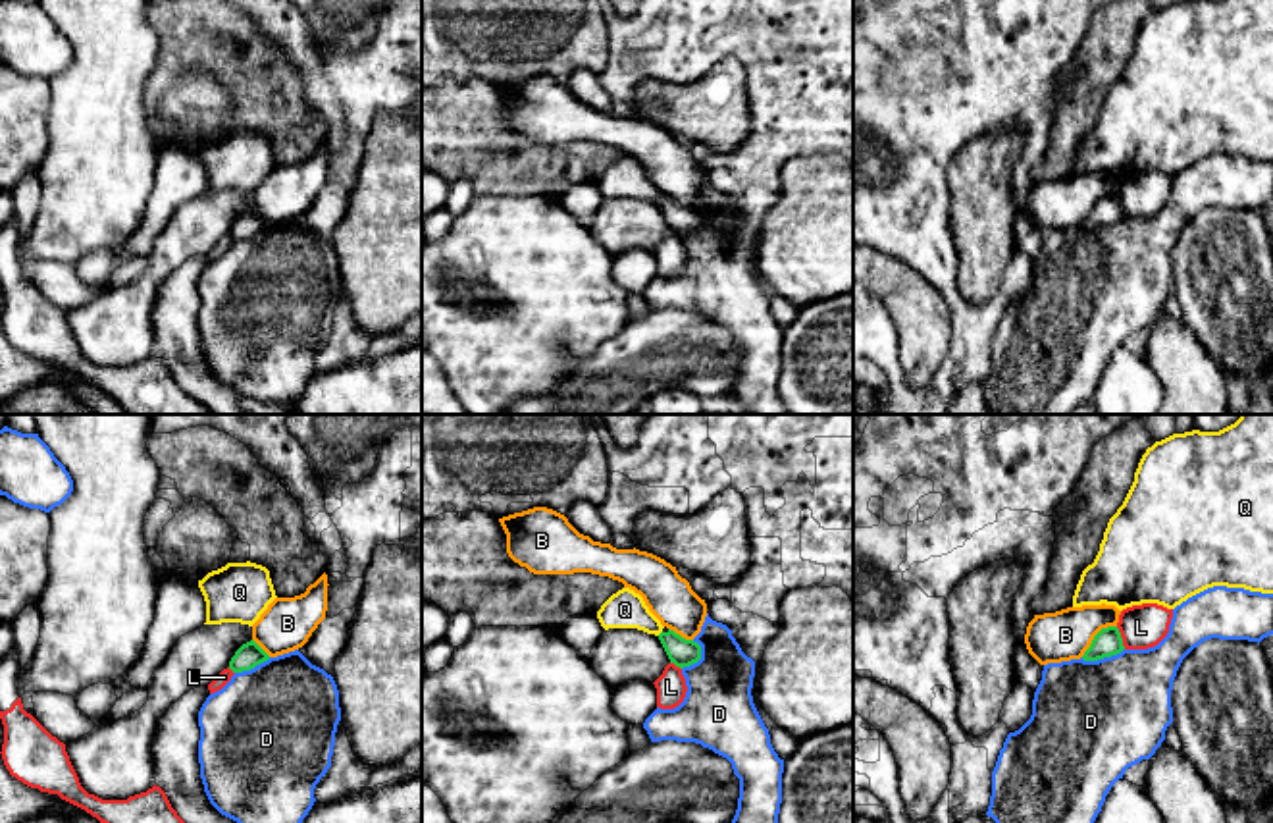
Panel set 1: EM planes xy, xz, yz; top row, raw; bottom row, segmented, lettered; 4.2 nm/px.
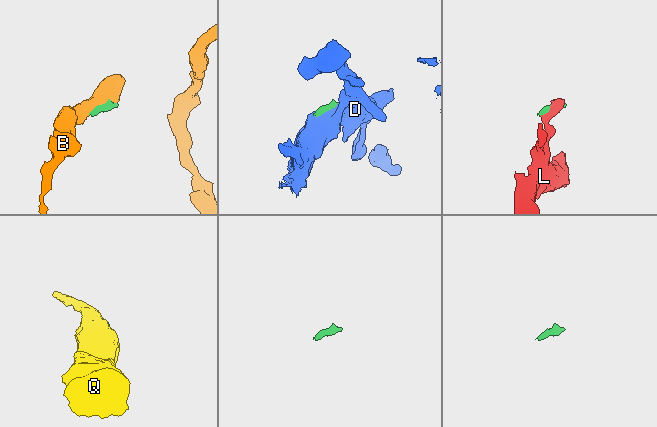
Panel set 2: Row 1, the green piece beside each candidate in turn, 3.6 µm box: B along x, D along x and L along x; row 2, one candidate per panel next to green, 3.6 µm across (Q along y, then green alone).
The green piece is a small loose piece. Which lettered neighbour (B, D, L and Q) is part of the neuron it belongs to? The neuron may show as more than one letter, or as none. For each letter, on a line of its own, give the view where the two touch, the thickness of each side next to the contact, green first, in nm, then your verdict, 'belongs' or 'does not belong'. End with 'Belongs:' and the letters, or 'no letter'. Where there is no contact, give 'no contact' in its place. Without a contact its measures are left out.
B: yz | 120/220 nm | does not belong
D: yz | 120/480 nm | does not belong
L: yz | 120/180 nm | does not belong
Q: no contact | does not belong
Belongs: no letter

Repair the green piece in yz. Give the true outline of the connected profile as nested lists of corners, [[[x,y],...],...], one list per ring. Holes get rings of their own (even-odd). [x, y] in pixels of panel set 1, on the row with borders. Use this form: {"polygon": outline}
{"polygon": [[[1107,626],[1107,628],[1102,628],[1090,648],[1084,651],[1082,659],[1084,661],[1098,661],[1098,659],[1104,659],[1104,657],[1111,657],[1111,655],[1117,655],[1125,650],[1123,646],[1123,638],[1121,638],[1121,632],[1117,626]]]}

